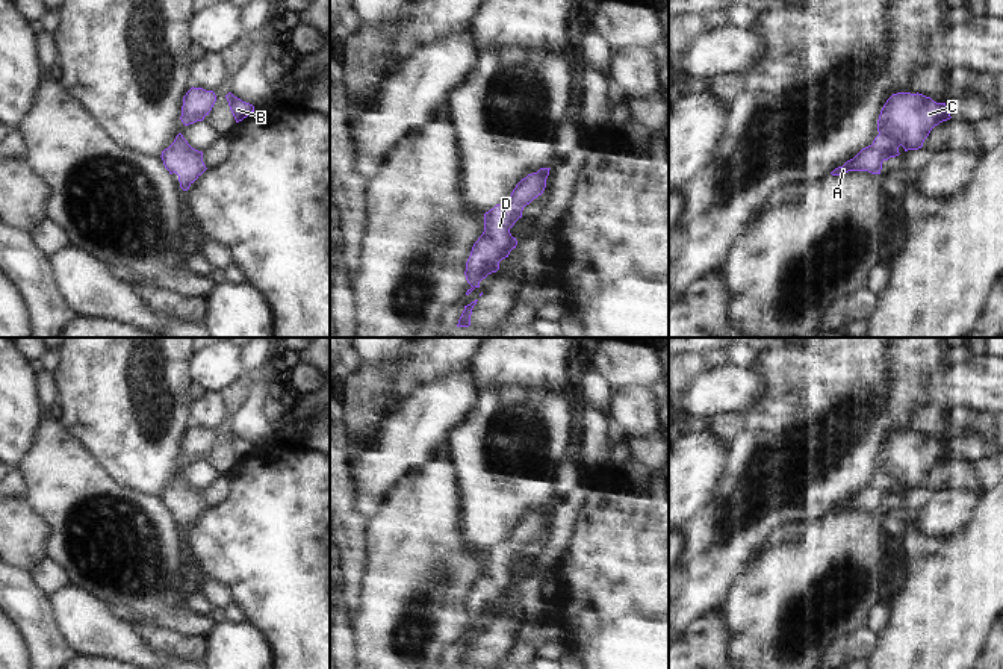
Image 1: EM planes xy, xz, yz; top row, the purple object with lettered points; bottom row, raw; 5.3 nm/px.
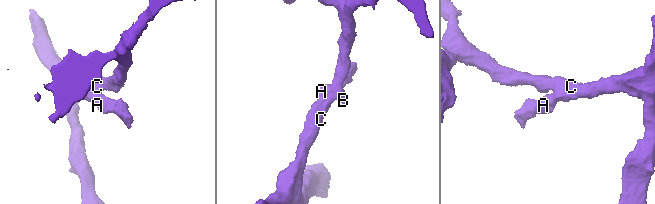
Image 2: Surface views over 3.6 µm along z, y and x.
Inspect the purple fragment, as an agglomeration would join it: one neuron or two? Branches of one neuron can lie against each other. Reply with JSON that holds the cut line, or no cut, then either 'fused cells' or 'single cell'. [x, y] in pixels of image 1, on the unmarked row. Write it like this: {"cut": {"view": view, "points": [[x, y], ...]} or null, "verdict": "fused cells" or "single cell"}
{"cut": null, "verdict": "single cell"}

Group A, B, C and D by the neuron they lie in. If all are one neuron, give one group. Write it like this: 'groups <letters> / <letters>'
groups A B C D

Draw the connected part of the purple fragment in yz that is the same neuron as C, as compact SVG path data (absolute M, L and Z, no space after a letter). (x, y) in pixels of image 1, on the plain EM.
M918 431L893 433L880 450L879 474L873 483L831 513L844 515L849 510L880 513L882 501L899 495L900 484L905 490L921 487L930 469L950 457L946 442L936 442Z

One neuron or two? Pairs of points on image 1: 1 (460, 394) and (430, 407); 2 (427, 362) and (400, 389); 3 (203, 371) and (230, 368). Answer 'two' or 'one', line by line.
1: one
2: one
3: one

